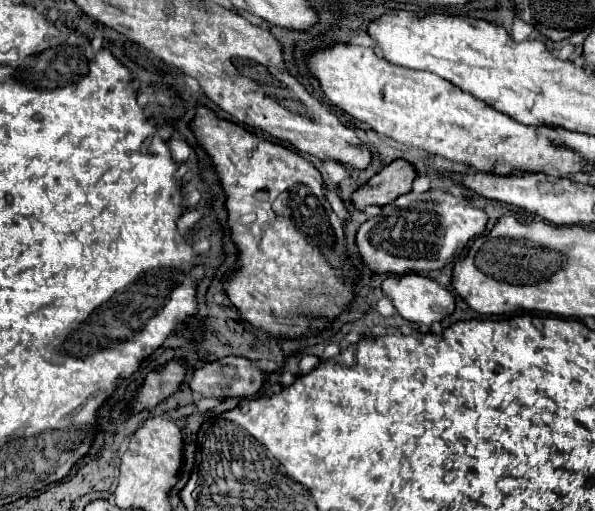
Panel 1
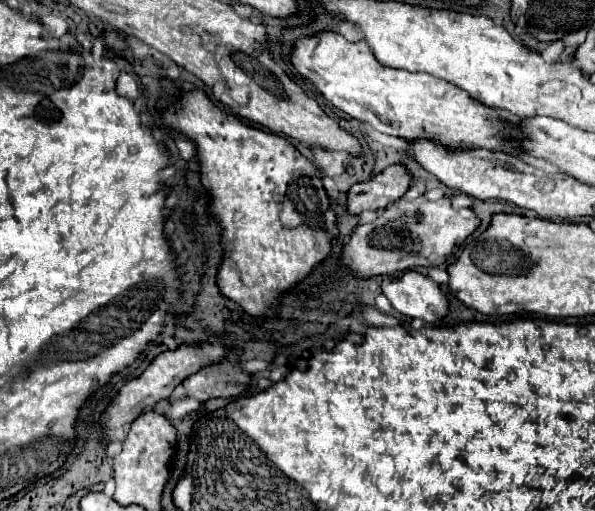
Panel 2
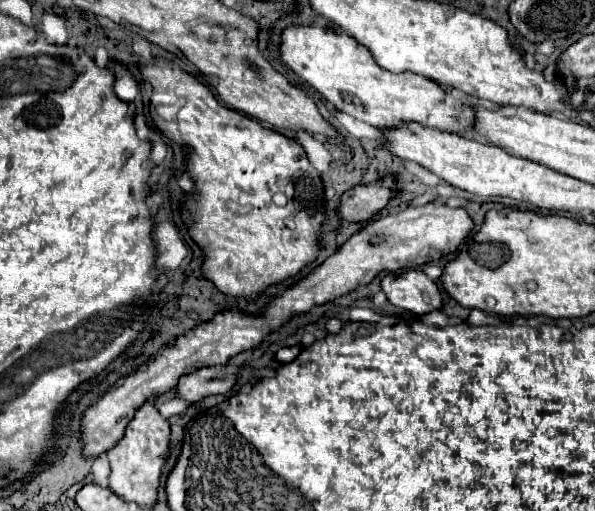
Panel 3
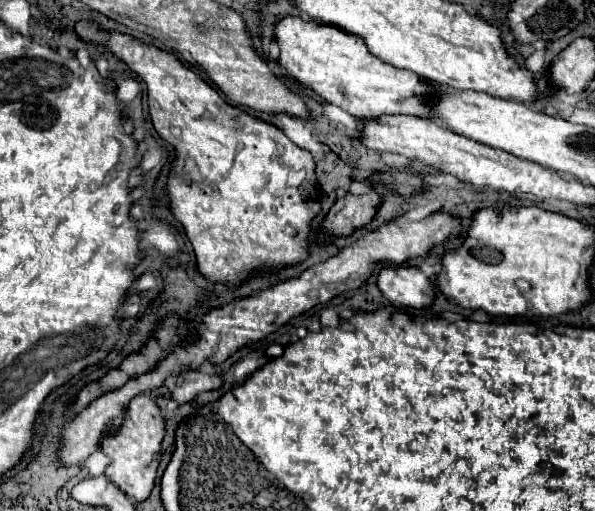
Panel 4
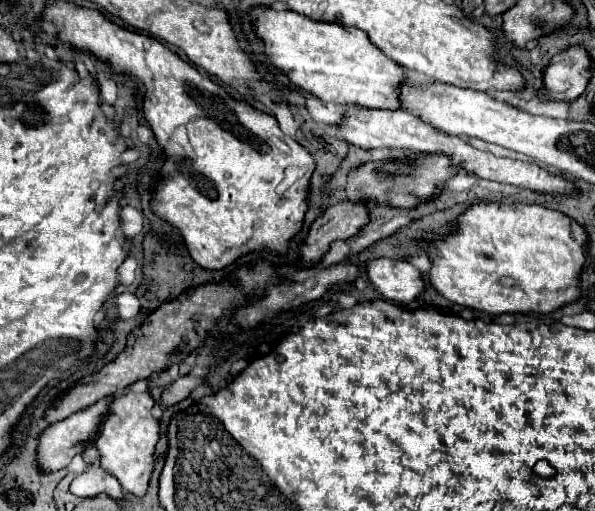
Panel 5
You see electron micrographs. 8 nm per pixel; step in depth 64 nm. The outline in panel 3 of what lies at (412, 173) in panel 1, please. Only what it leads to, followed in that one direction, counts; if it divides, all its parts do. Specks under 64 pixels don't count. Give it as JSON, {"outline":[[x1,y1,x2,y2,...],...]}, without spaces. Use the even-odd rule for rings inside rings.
{"outline":[[384,178,374,184,358,184,340,198,338,218,342,222,370,222,394,196,394,180]]}

